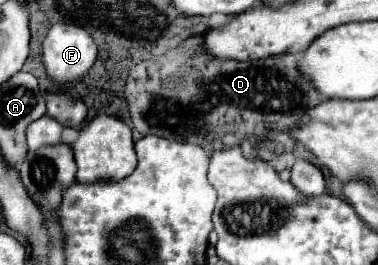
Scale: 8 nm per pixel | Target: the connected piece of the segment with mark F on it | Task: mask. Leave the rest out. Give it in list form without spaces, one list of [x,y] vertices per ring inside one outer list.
[[[53,24],[43,40],[43,64],[61,86],[79,80],[95,62],[97,46],[93,36],[75,24]]]

